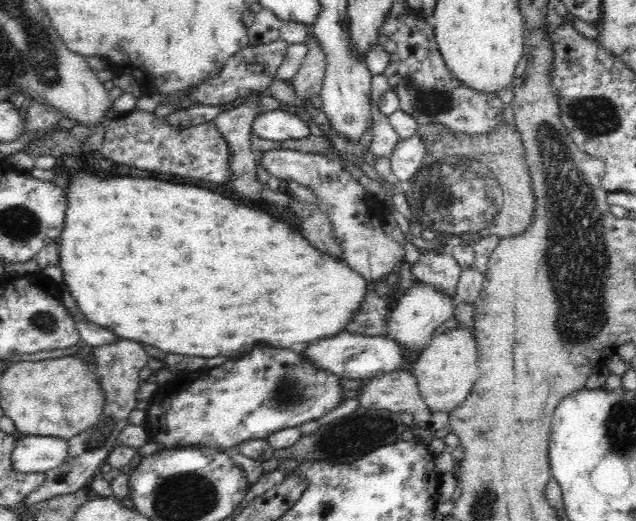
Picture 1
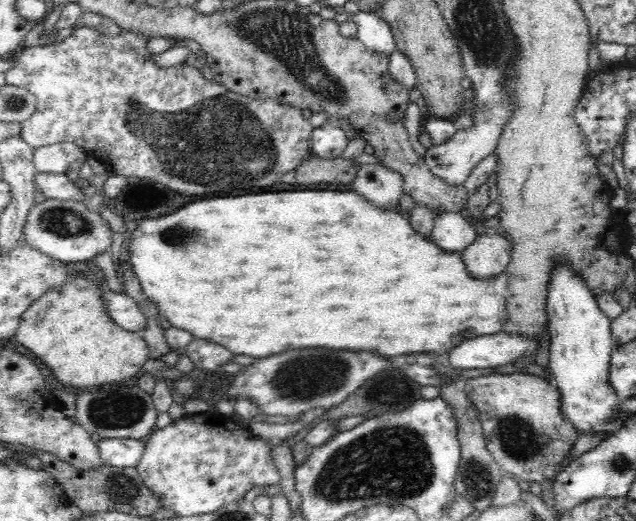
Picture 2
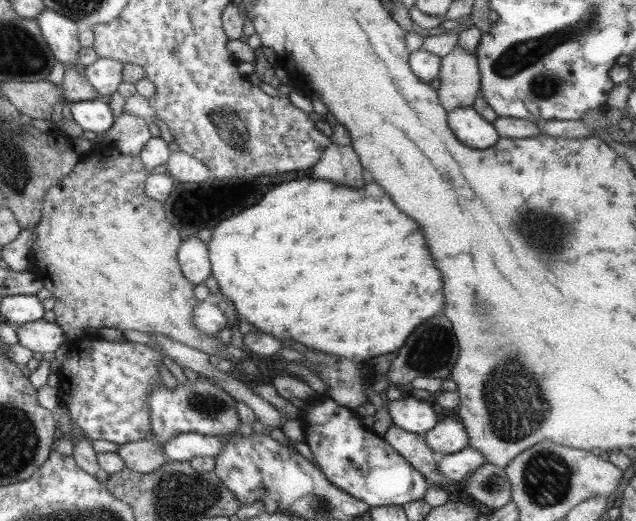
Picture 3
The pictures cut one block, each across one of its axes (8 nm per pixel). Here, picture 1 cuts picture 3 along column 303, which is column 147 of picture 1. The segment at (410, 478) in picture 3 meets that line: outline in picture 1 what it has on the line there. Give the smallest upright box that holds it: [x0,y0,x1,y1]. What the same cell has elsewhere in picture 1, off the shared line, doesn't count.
[144,348,344,451]

